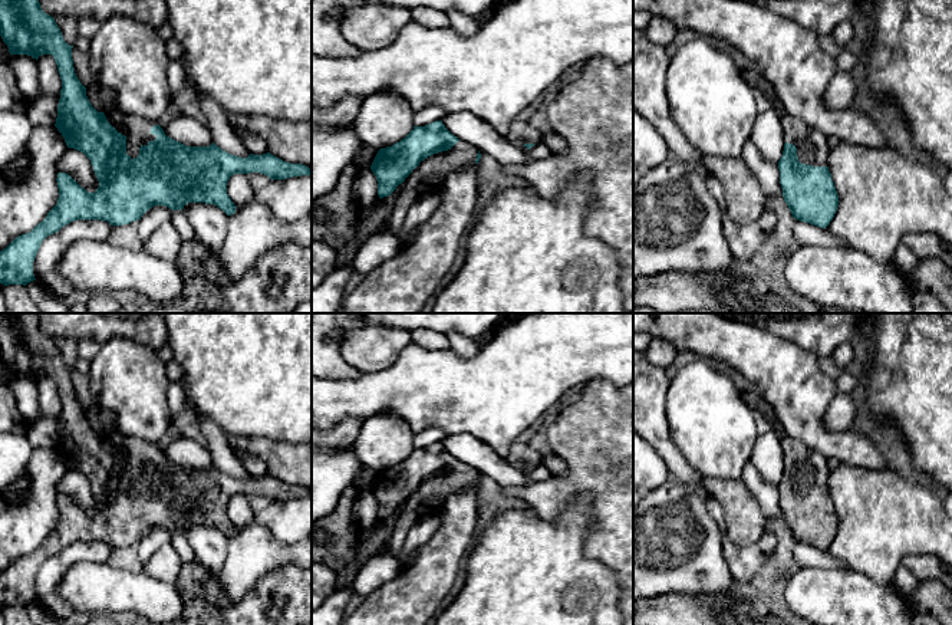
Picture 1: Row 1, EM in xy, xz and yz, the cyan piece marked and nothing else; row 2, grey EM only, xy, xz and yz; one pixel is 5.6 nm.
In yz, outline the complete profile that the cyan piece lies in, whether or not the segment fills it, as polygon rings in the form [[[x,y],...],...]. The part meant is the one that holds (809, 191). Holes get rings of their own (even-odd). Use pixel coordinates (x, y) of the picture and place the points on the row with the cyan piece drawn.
[[[781,112],[781,124],[785,144],[778,170],[784,201],[795,220],[826,228],[839,207],[839,195],[829,171],[830,147],[827,145],[827,136],[788,114]]]

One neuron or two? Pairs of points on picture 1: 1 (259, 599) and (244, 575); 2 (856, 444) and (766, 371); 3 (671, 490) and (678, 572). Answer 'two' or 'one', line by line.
1: two
2: one
3: one

